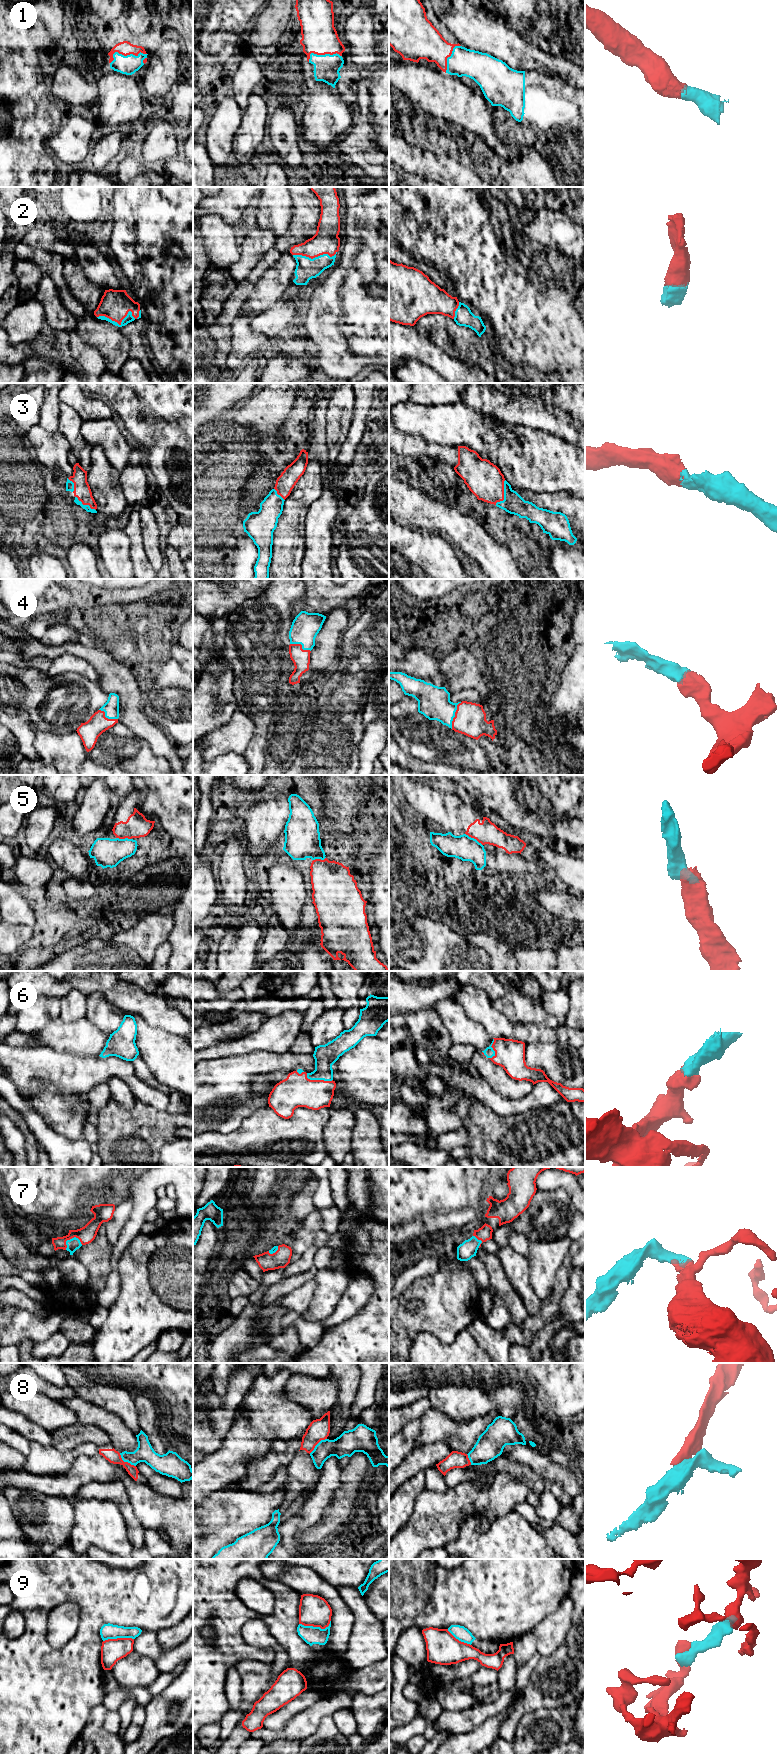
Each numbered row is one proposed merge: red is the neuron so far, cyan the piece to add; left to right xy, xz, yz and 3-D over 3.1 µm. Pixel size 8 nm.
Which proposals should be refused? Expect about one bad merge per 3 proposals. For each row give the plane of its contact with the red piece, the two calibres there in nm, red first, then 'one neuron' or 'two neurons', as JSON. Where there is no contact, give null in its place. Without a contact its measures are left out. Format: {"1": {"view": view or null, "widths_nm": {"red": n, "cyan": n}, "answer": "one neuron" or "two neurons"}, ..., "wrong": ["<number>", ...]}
{"1": {"view": "xy", "widths_nm": {"red": 120, "cyan": 150}, "answer": "one neuron"}, "2": {"view": "xy", "widths_nm": {"red": 240, "cyan": 70}, "answer": "one neuron"}, "3": {"view": "yz", "widths_nm": {"red": 280, "cyan": 170}, "answer": "one neuron"}, "4": {"view": "yz", "widths_nm": {"red": 260, "cyan": 260}, "answer": "one neuron"}, "5": {"view": "yz", "widths_nm": {"red": 180, "cyan": 200}, "answer": "two neurons"}, "6": {"view": "xz", "widths_nm": {"red": 260, "cyan": 180}, "answer": "one neuron"}, "7": {"view": "xy", "widths_nm": {"red": 140, "cyan": 100}, "answer": "one neuron"}, "8": {"view": "xy", "widths_nm": {"red": 110, "cyan": 140}, "answer": "two neurons"}, "9": {"view": "xz", "widths_nm": {"red": 240, "cyan": 150}, "answer": "one neuron"}, "wrong": ["5", "8"]}

